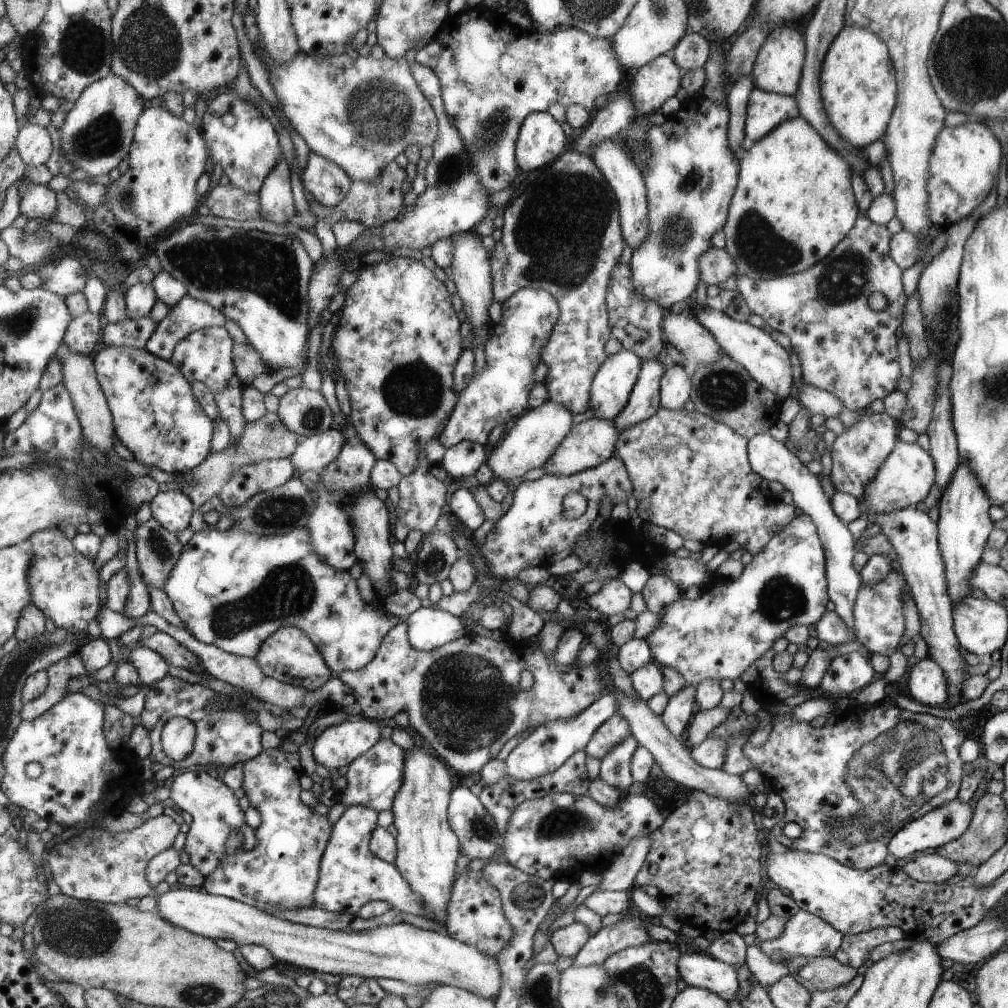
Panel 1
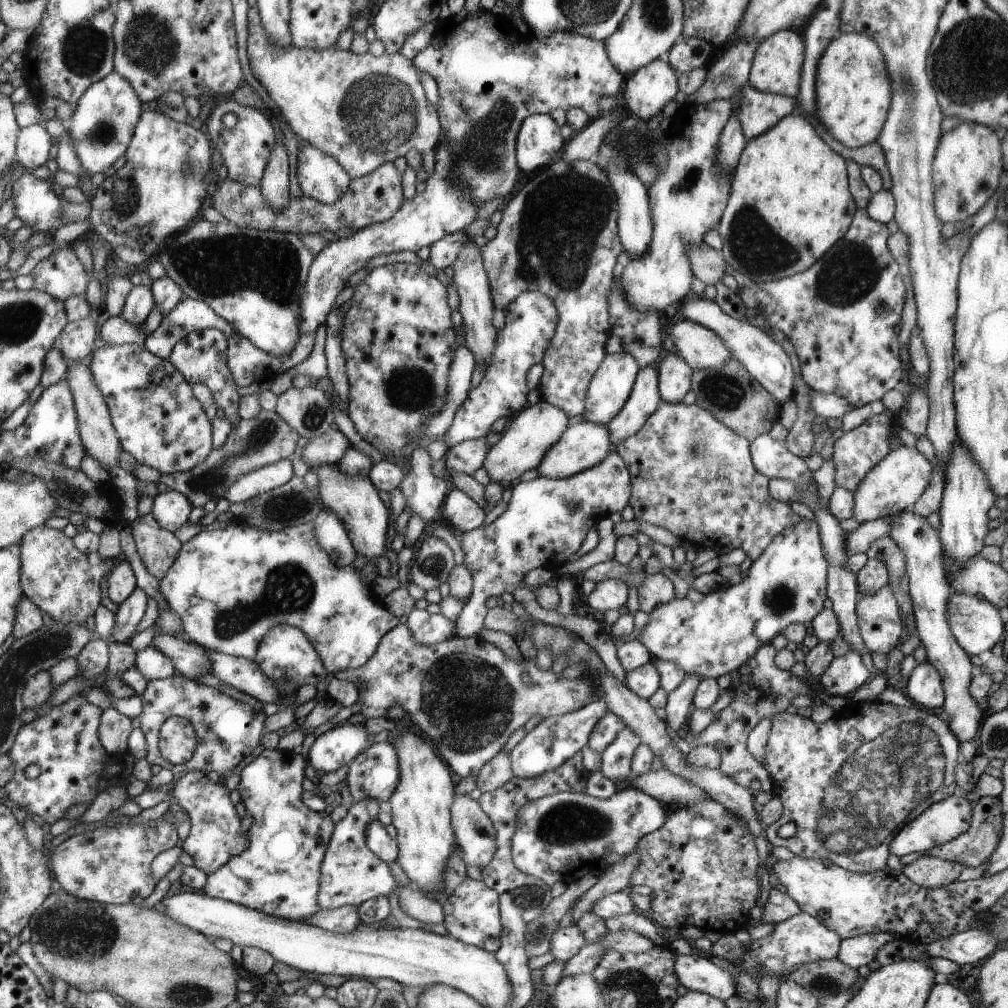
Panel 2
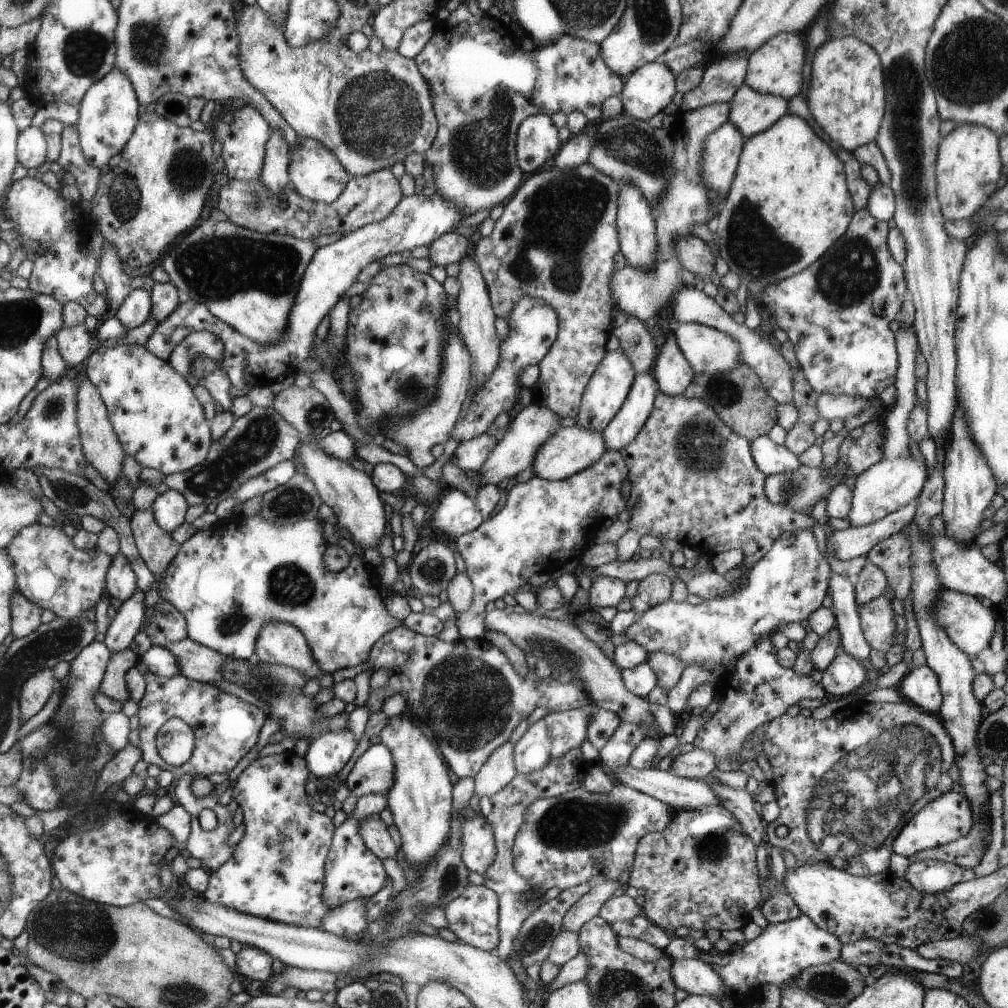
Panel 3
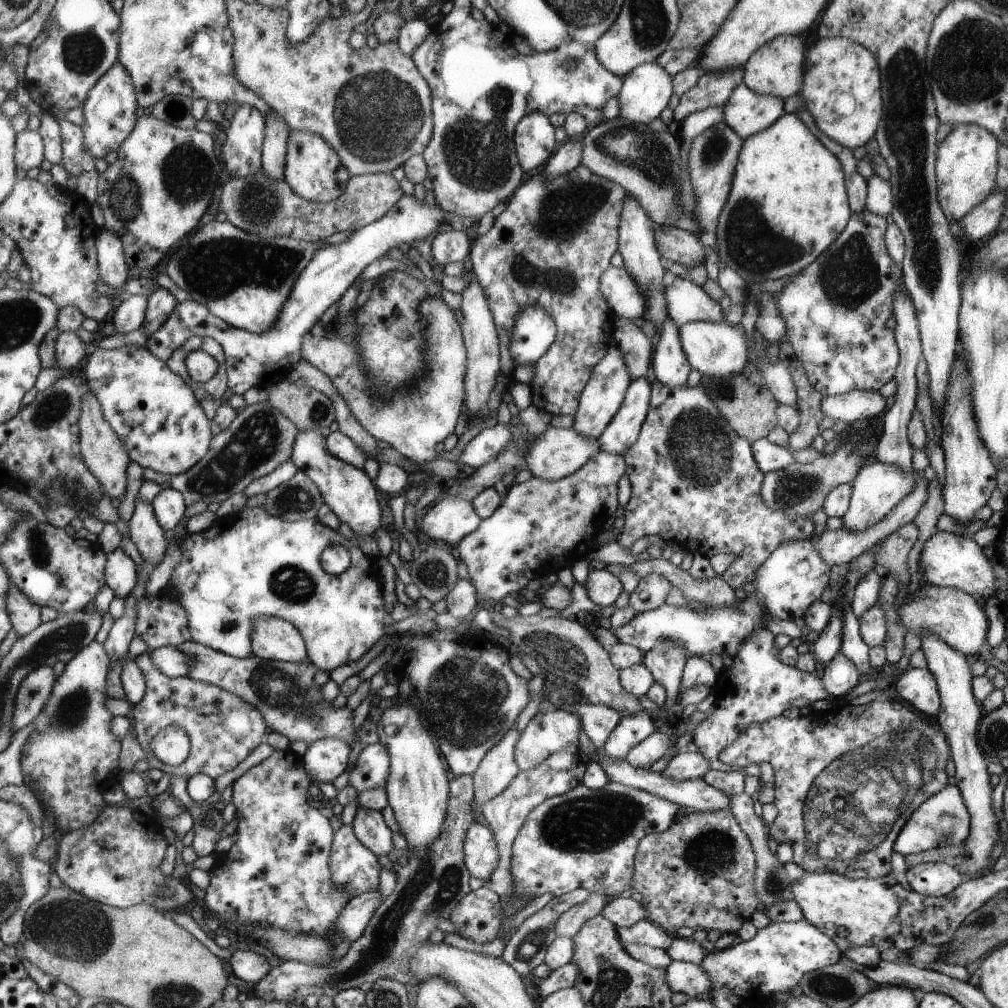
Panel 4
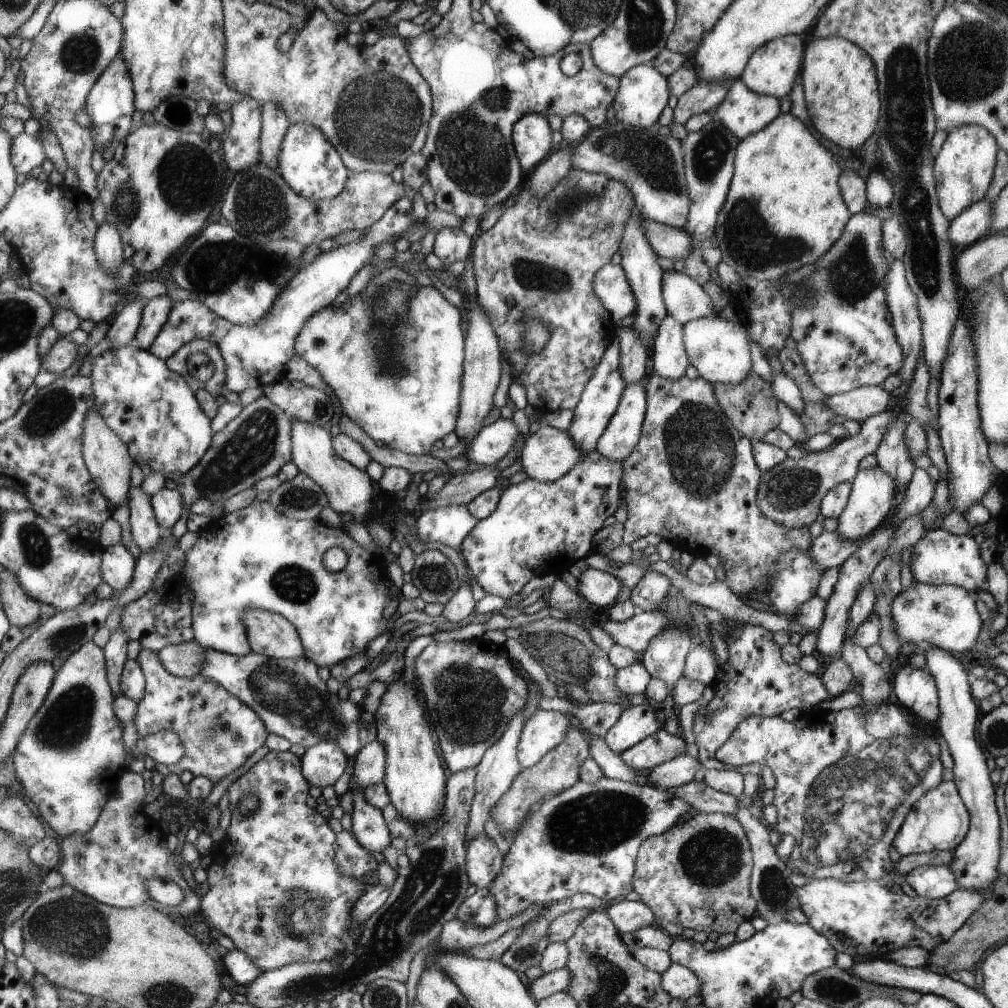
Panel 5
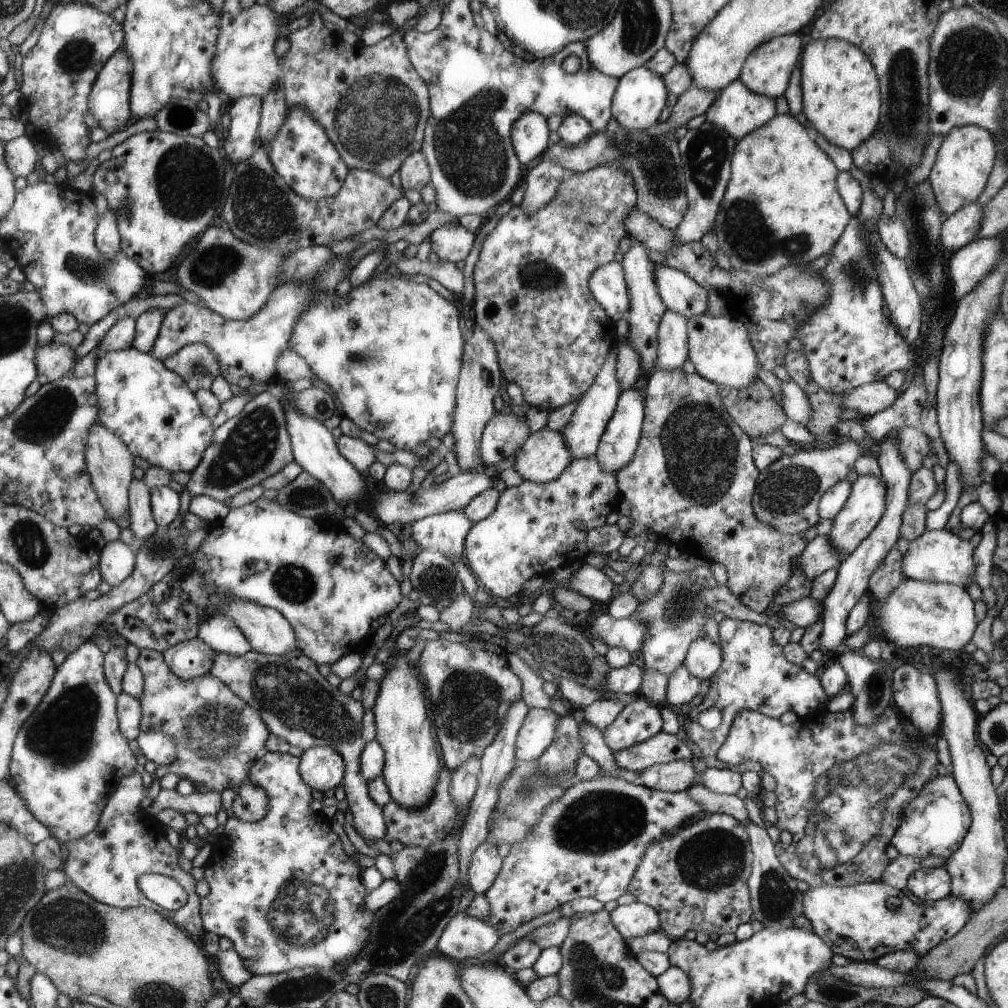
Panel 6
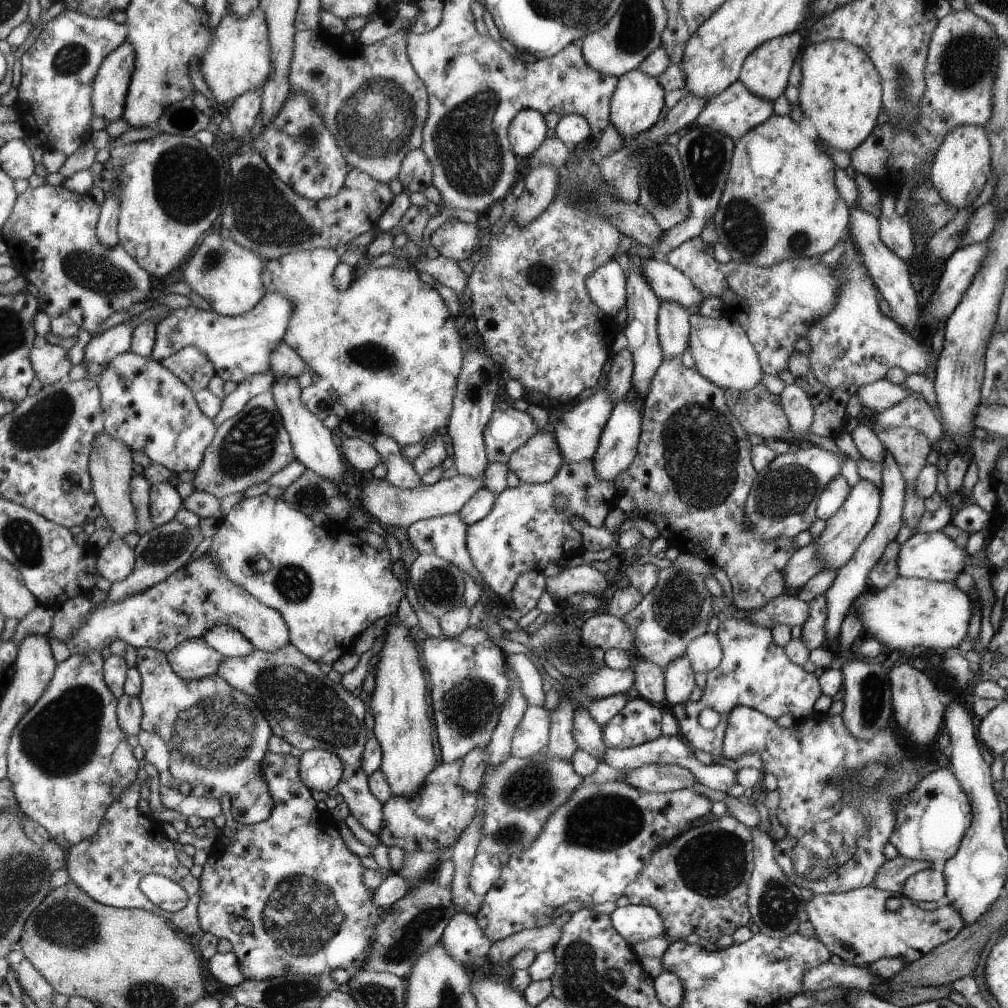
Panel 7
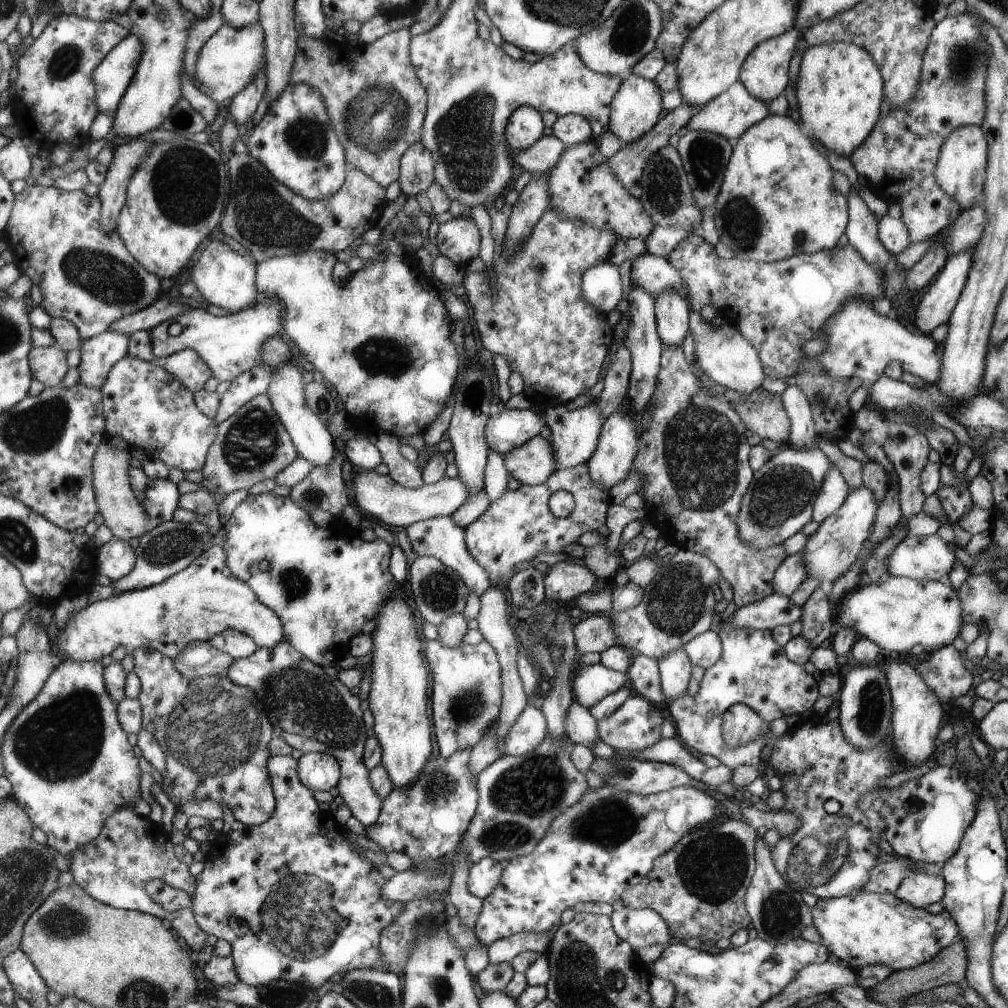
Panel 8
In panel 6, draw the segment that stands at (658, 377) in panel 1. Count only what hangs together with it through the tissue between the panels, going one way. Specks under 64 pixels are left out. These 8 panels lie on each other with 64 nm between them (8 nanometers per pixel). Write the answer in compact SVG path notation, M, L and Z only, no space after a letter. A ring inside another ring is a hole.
M630 387L630 390L621 394L617 404L617 412L614 412L614 416L608 421L595 454L604 472L617 473L632 462L632 457L635 456L642 436L643 420L646 412L646 395L642 387Z

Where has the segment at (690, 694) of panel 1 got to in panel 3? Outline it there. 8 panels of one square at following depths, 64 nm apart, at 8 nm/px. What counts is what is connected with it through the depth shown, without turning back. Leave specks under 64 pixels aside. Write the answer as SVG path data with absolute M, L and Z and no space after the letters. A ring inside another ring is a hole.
M698 664L685 666L680 682L670 692L667 692L668 698L665 705L668 706L668 710L670 710L674 717L678 717L684 712L688 696L696 690L696 687L708 681L712 683L717 682L717 679L710 670L706 670L706 668L698 666Z

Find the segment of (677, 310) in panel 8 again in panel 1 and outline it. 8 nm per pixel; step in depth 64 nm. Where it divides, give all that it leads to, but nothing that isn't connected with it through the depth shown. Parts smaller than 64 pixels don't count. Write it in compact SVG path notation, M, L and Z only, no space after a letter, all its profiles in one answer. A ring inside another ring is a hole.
M666 359L666 372L660 382L660 405L668 410L683 408L691 393L691 378L688 378L686 365L680 365Z

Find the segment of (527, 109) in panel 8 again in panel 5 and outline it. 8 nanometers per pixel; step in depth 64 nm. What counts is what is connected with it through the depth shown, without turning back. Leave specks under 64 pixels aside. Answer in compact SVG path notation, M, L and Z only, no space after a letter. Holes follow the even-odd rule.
M528 113L516 121L514 138L520 164L530 172L556 148L552 143L551 123L540 113Z

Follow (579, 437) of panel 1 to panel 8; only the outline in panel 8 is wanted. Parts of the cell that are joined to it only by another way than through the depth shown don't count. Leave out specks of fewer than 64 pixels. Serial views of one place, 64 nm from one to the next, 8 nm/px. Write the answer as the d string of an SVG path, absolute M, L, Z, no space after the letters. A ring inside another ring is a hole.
M534 436L503 456L504 466L522 485L539 485L546 482L556 470L555 450L550 439Z

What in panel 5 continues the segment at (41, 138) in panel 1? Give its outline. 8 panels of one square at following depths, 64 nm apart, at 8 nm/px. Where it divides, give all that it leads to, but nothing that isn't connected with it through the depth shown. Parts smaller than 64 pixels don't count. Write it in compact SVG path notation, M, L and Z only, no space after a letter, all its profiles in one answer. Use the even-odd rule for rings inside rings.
M28 132L22 133L14 140L14 166L18 174L27 176L37 168L42 166L48 156L46 156L46 147L40 136L32 136Z

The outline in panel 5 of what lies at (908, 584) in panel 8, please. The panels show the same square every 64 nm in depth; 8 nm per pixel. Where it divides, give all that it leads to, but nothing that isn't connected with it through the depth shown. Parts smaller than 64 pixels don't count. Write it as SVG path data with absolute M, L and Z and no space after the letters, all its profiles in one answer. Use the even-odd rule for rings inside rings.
M917 581L898 592L898 596L892 600L889 613L894 620L894 630L902 643L938 646L954 653L970 650L984 626L974 598L964 588L948 584L934 585Z

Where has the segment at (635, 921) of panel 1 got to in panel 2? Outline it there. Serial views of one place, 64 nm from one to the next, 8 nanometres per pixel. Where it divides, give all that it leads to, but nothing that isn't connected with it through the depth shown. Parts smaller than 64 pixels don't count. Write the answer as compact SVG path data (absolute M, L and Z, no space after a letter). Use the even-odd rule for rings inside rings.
M618 930L618 932L608 932L606 936L598 938L592 944L585 944L580 952L576 953L570 960L565 962L565 967L561 975L578 976L578 974L590 974L608 950L616 950L621 953L642 954L654 948L654 942L632 932L632 930Z

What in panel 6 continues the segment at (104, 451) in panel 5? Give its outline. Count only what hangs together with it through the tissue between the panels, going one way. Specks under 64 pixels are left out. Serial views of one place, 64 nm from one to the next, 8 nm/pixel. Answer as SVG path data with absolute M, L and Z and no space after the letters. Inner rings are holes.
M99 422L92 428L91 437L88 438L90 474L93 476L100 500L106 506L110 518L116 520L122 528L130 526L130 486L134 480L132 478L132 472L134 472L135 467L134 457L124 439L120 438L118 434L114 434L112 430L108 430L104 423Z

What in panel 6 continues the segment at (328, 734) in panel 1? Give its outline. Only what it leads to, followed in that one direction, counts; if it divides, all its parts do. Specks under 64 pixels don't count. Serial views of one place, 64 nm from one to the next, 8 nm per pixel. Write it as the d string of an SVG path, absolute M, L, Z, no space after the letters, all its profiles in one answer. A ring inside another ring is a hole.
M313 746L303 752L299 771L308 786L324 793L343 780L346 763L343 755L331 746Z

